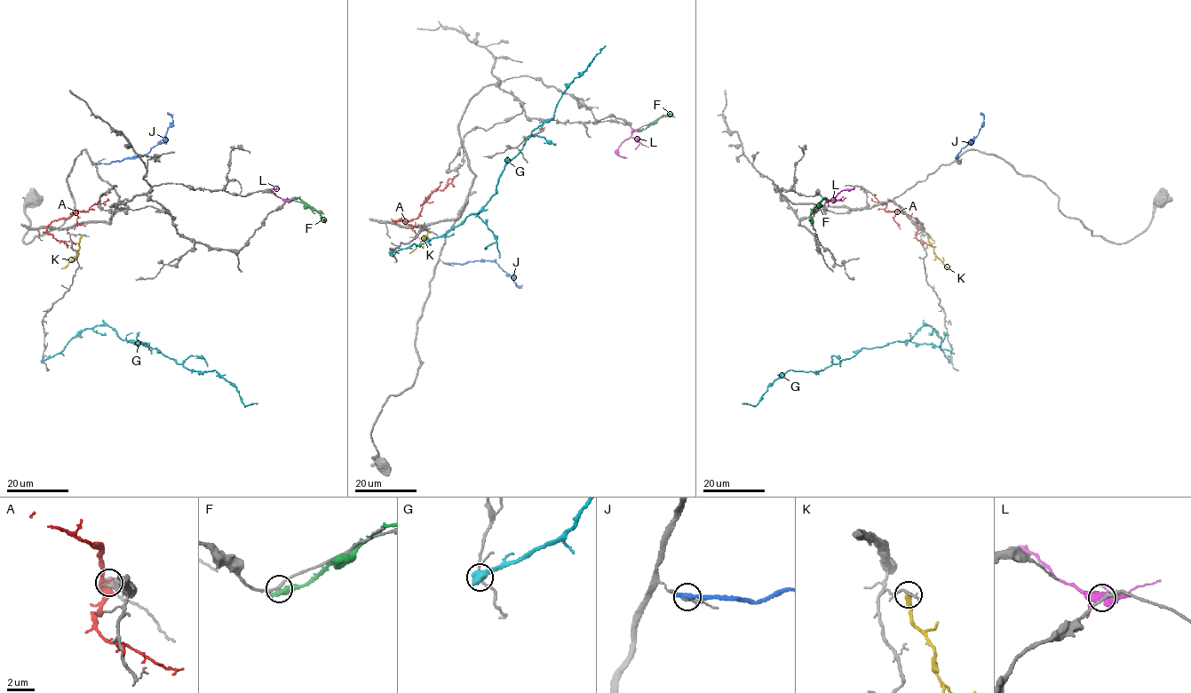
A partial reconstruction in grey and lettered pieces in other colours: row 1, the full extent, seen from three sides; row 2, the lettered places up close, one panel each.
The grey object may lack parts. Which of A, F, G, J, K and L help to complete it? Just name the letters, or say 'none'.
none

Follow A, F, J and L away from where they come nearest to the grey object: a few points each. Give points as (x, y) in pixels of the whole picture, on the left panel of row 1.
A: (46, 227), (53, 220), (67, 219), (75, 211), (87, 211), (107, 195)
F: (290, 199), (300, 198), (316, 211), (325, 223)
J: (99, 163), (145, 155), (164, 140), (172, 122), (167, 112)
L: (287, 201), (270, 190), (277, 187), (278, 189)

